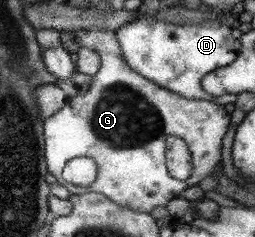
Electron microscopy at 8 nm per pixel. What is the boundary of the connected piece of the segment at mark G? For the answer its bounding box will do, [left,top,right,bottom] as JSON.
[45,28,231,213]

